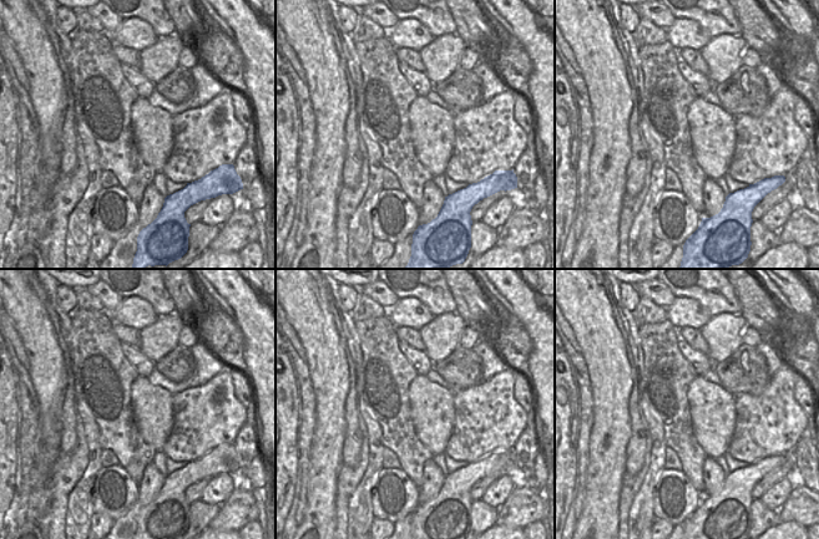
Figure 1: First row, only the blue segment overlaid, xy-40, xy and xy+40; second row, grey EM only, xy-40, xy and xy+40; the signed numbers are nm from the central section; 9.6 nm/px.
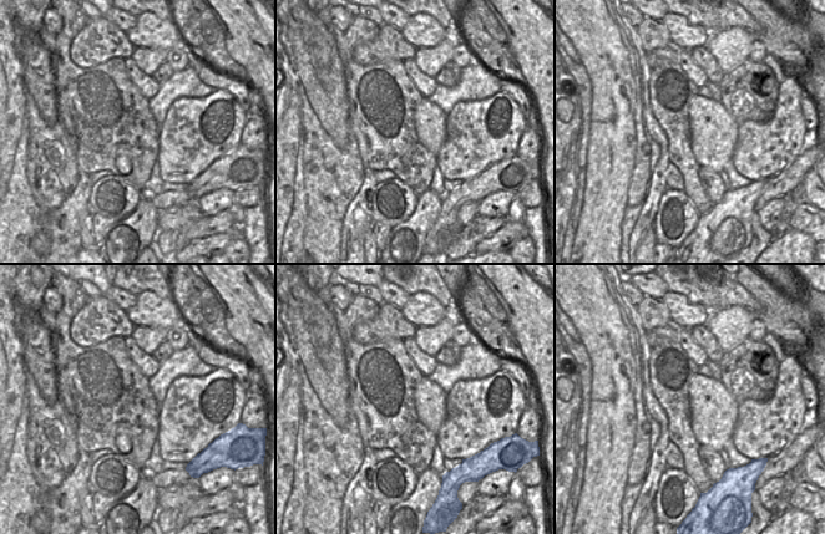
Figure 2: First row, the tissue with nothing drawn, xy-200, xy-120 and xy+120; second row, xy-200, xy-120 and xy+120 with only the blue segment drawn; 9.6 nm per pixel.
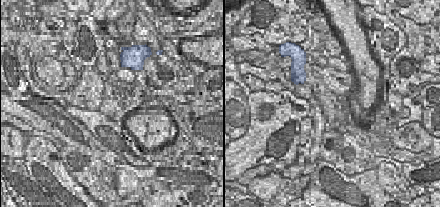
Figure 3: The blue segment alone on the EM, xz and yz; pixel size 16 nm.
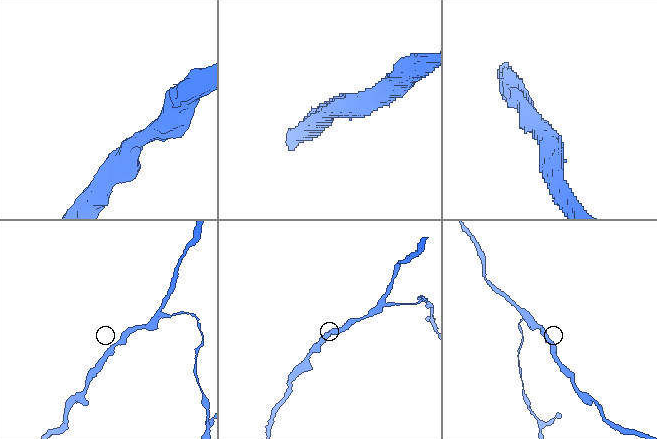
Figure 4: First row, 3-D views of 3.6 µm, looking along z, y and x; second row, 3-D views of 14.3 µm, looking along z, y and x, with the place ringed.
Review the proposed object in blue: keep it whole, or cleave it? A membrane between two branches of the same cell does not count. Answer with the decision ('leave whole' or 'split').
leave whole

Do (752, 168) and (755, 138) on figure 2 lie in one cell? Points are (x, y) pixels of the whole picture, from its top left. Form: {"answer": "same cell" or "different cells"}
{"answer": "same cell"}

